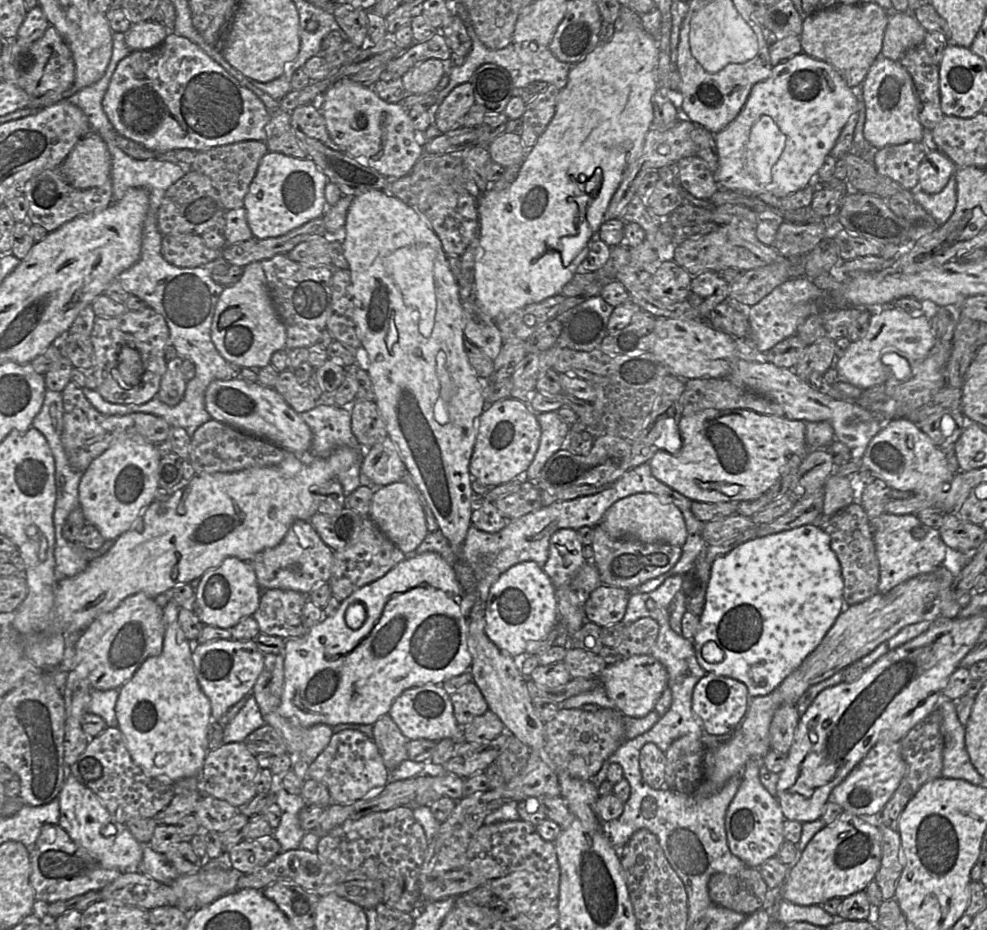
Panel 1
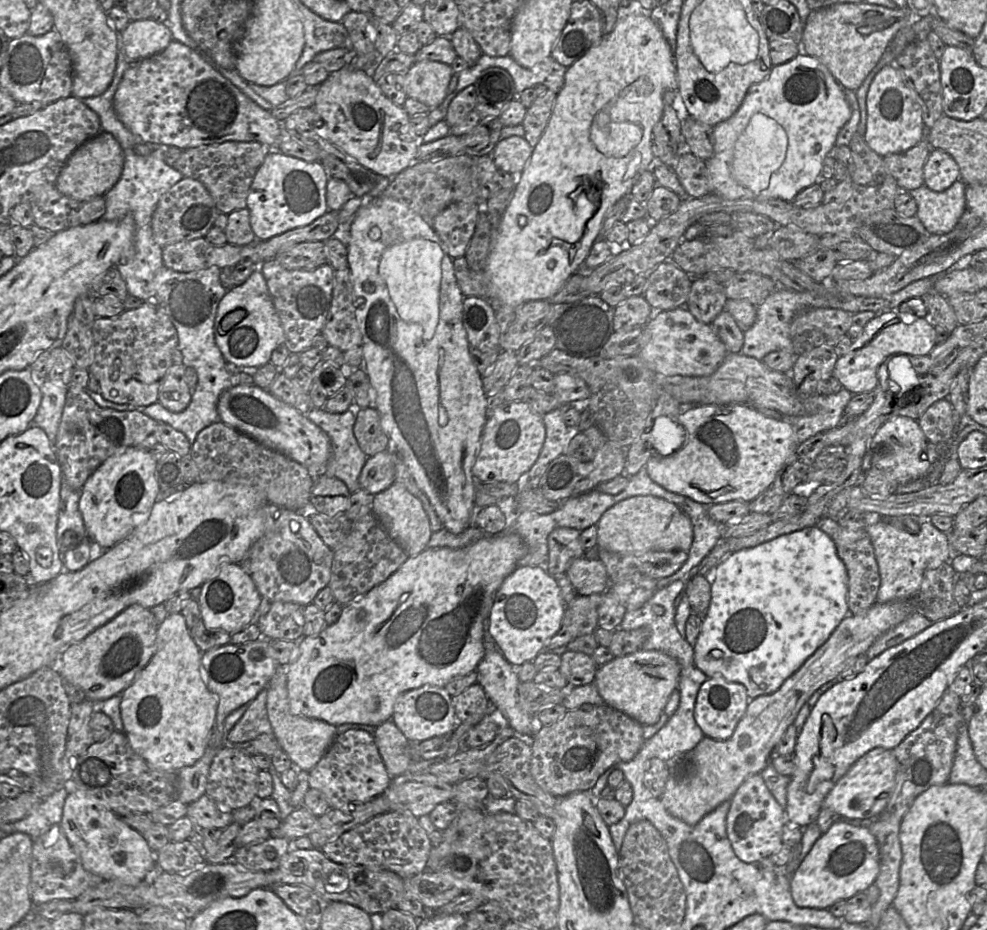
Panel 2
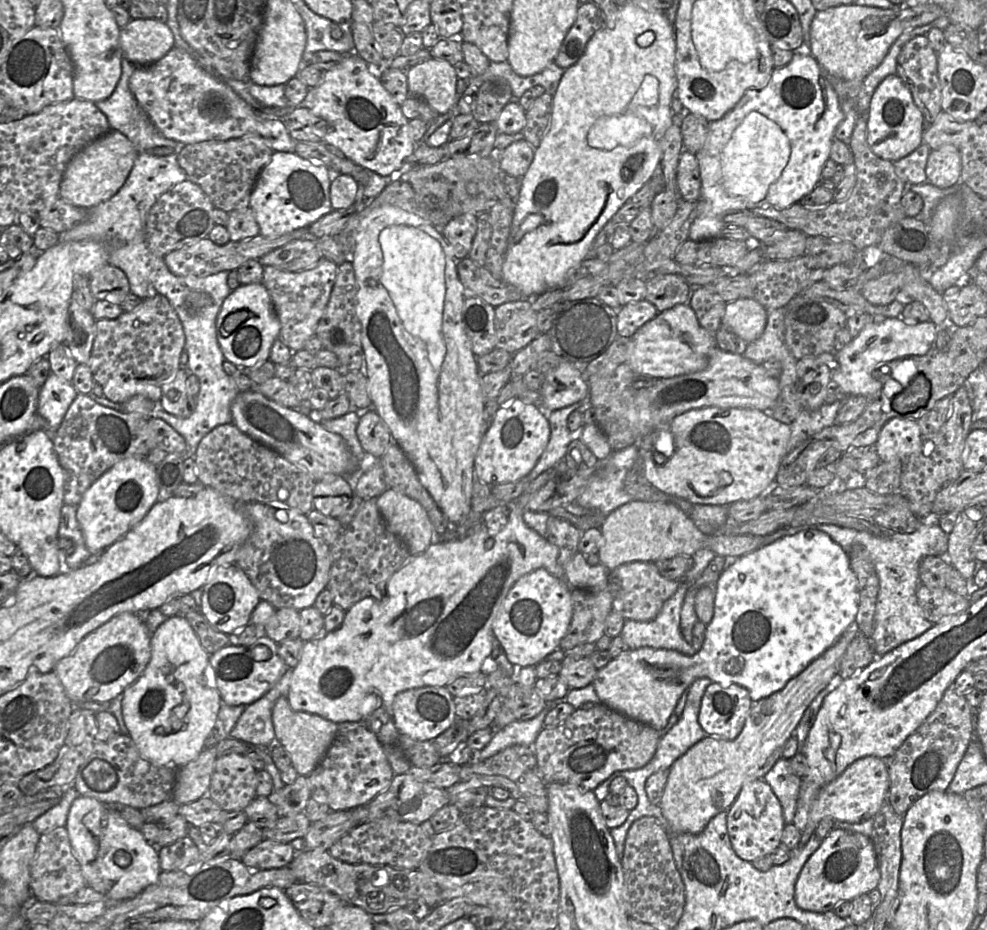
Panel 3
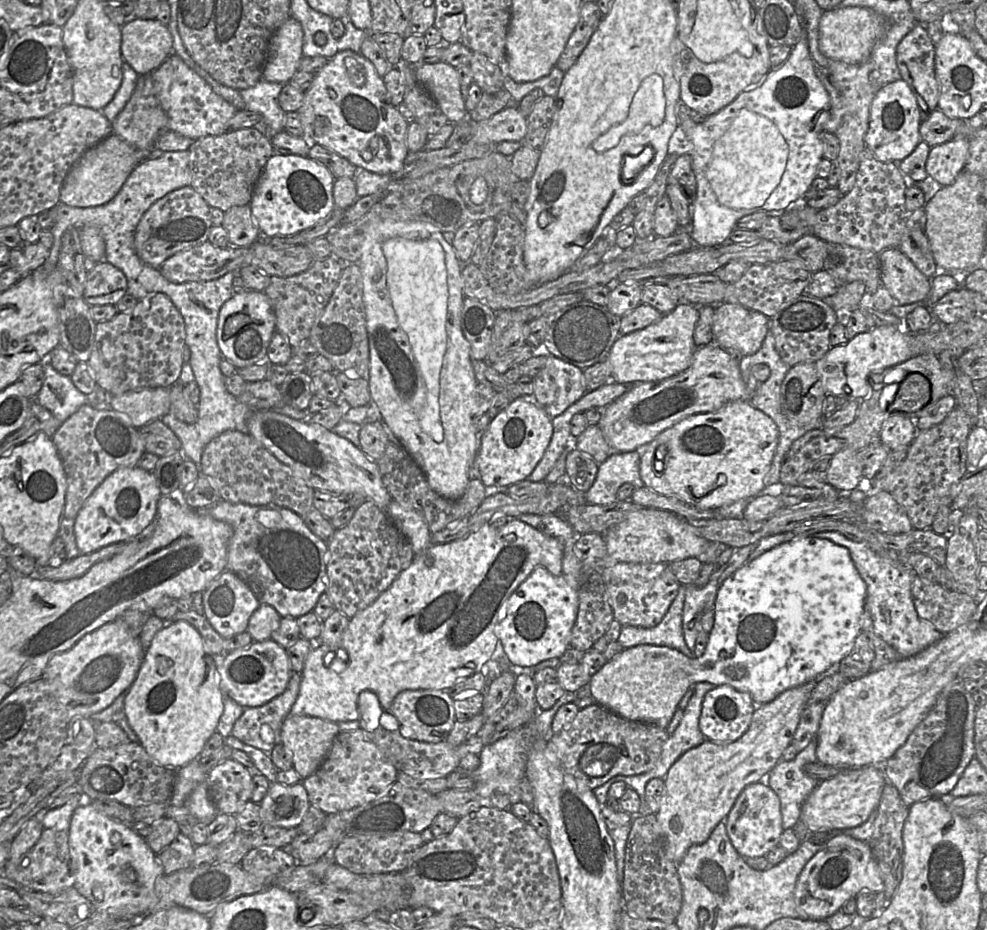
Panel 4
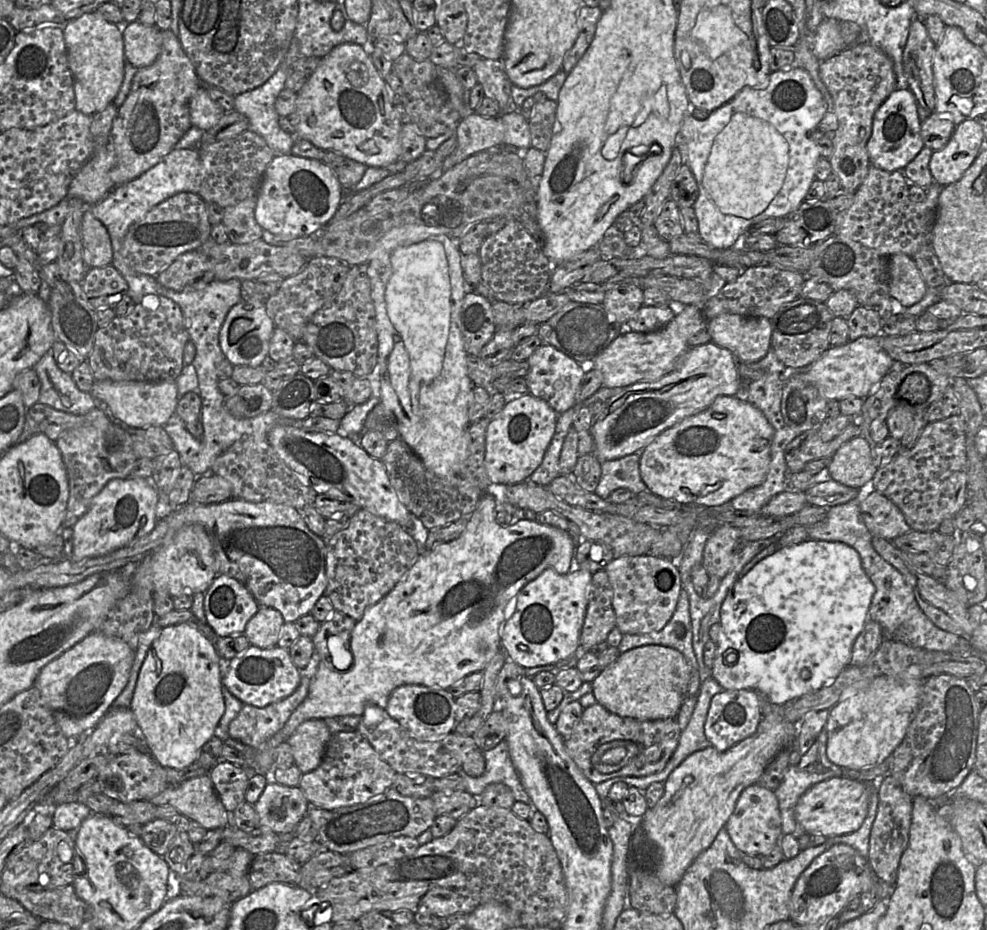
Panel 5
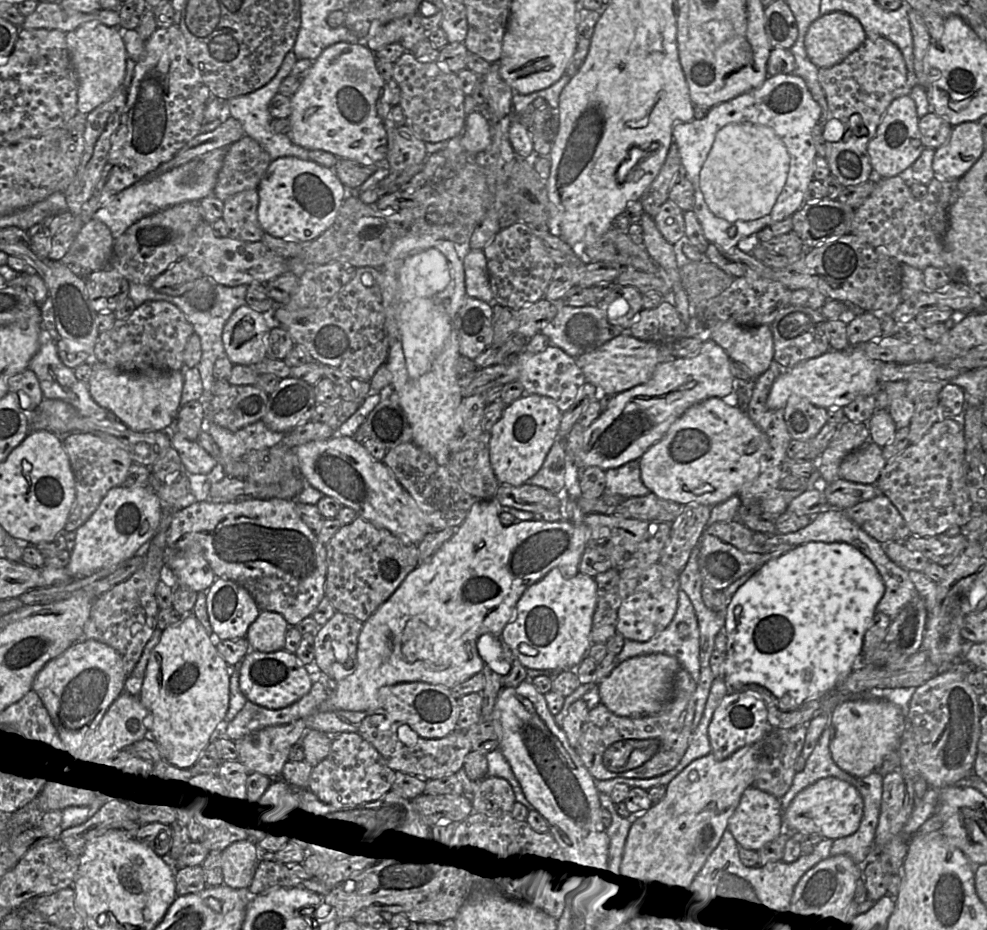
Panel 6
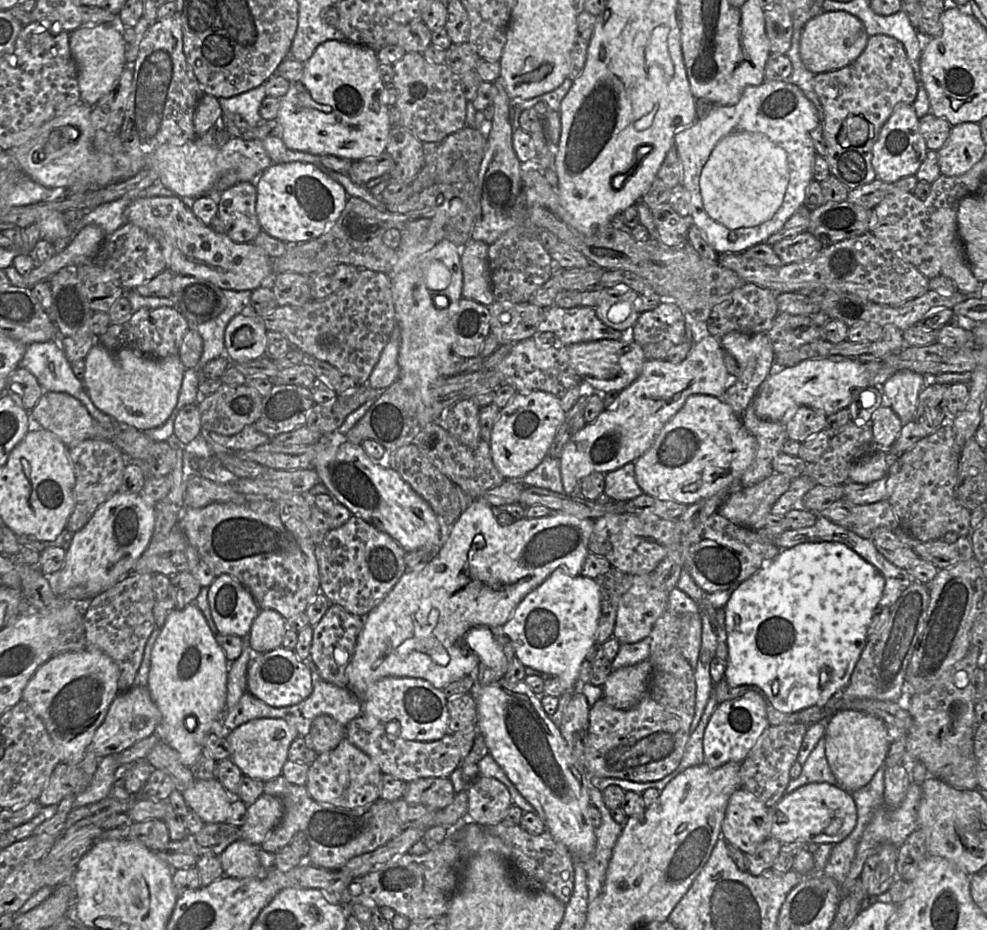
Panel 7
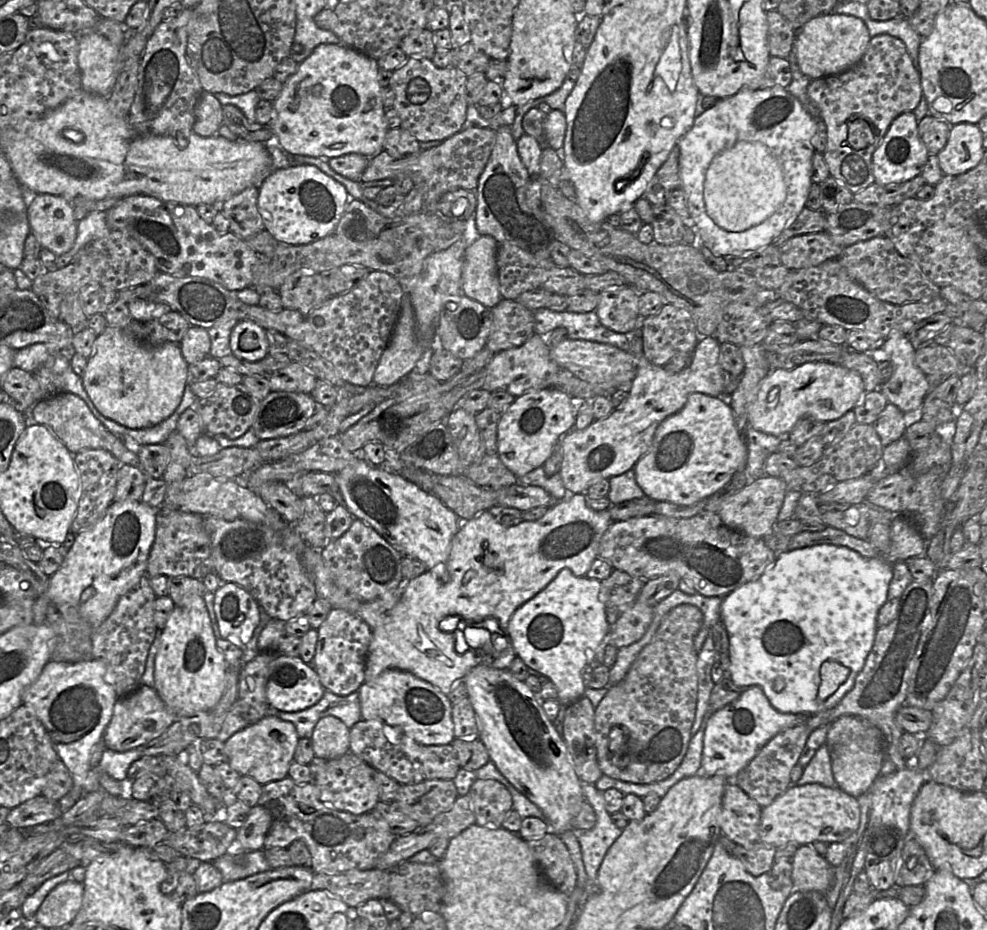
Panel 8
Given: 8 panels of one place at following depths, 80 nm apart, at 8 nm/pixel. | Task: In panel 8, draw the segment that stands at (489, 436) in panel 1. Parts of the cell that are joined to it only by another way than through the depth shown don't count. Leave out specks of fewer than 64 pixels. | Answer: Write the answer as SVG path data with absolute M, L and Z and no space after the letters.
M557 389L528 390L515 398L507 410L501 414L497 427L498 457L517 478L543 466L555 444L574 429L576 415L576 406L572 405L571 397L568 394Z

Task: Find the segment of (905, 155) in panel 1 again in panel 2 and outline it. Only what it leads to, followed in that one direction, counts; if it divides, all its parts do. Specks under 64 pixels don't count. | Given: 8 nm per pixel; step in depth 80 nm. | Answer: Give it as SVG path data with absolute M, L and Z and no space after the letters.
M922 140L909 150L884 156L884 163L904 191L911 191L924 185L923 169L931 151L929 143Z

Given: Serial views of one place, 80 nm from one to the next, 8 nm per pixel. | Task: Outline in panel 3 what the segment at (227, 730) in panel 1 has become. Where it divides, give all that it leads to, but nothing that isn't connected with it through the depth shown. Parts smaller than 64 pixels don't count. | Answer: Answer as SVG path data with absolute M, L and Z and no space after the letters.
M288 669L281 679L264 696L246 706L230 738L254 745L254 747L271 748L277 744L272 722L272 710L279 697L289 693L292 669Z

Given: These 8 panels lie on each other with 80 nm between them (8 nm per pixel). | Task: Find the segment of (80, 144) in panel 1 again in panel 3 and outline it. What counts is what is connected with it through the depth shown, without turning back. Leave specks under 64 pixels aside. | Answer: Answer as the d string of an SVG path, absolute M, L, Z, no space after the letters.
M118 131L106 134L81 149L67 164L60 183L59 197L84 208L95 207L114 196L131 172L138 152L133 143Z

